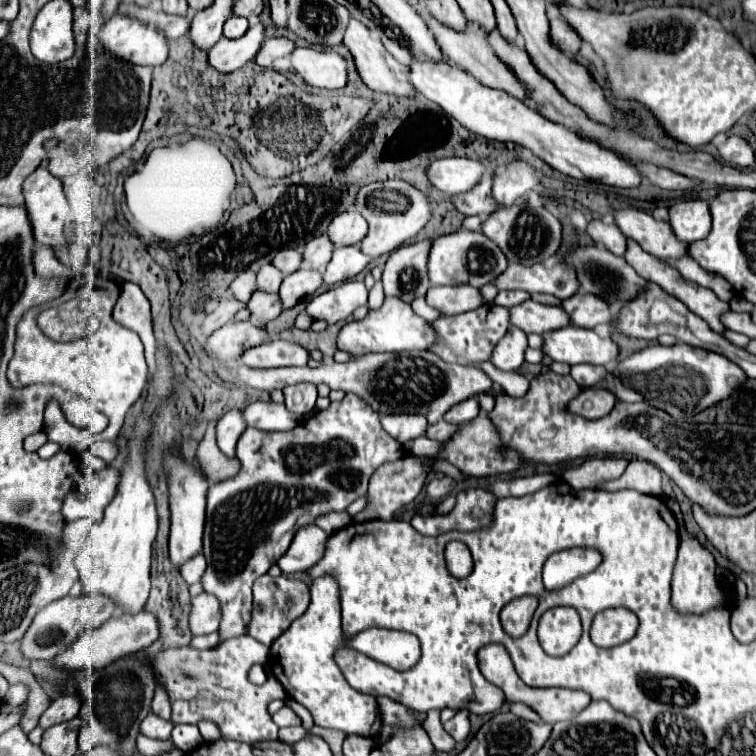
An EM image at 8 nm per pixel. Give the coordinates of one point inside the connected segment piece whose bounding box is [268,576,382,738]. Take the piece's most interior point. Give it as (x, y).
(302, 658)

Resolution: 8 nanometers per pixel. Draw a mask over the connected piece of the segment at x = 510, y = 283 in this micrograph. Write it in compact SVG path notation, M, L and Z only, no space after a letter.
M566 262L550 268L544 264L510 264L504 274L492 280L492 284L498 290L524 290L530 294L542 292L558 296L560 300L566 300L580 290L580 284L576 284L576 272L572 272L572 264Z

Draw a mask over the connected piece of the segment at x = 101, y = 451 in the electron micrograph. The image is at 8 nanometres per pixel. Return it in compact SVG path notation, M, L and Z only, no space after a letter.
M111 441L95 442L92 445L91 452L108 464L116 458L118 448L116 444Z

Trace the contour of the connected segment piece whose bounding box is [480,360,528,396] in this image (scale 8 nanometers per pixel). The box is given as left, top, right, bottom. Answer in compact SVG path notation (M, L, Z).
M486 360L484 364L480 364L480 368L496 384L500 384L508 396L524 396L528 392L528 378L524 374L520 374L520 372L500 372L490 360Z

